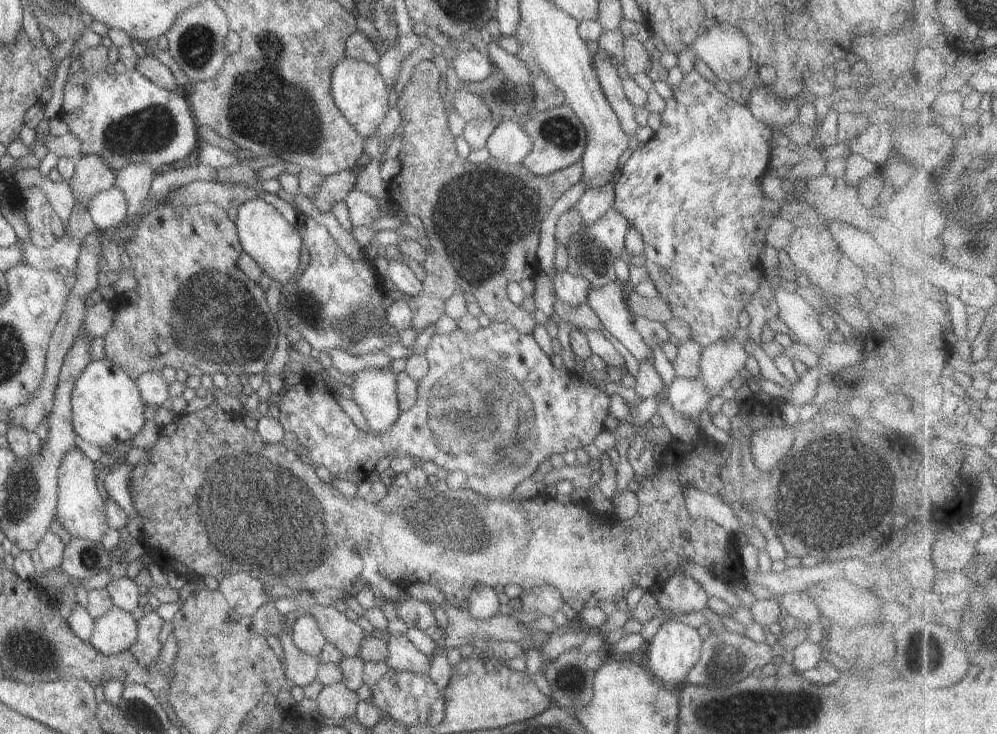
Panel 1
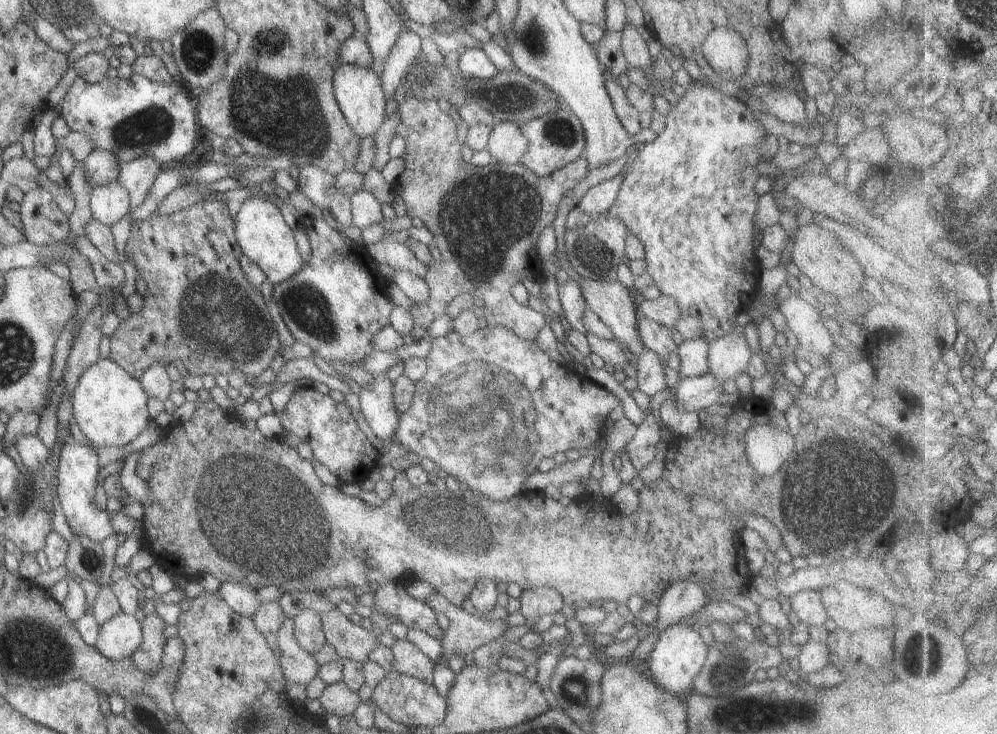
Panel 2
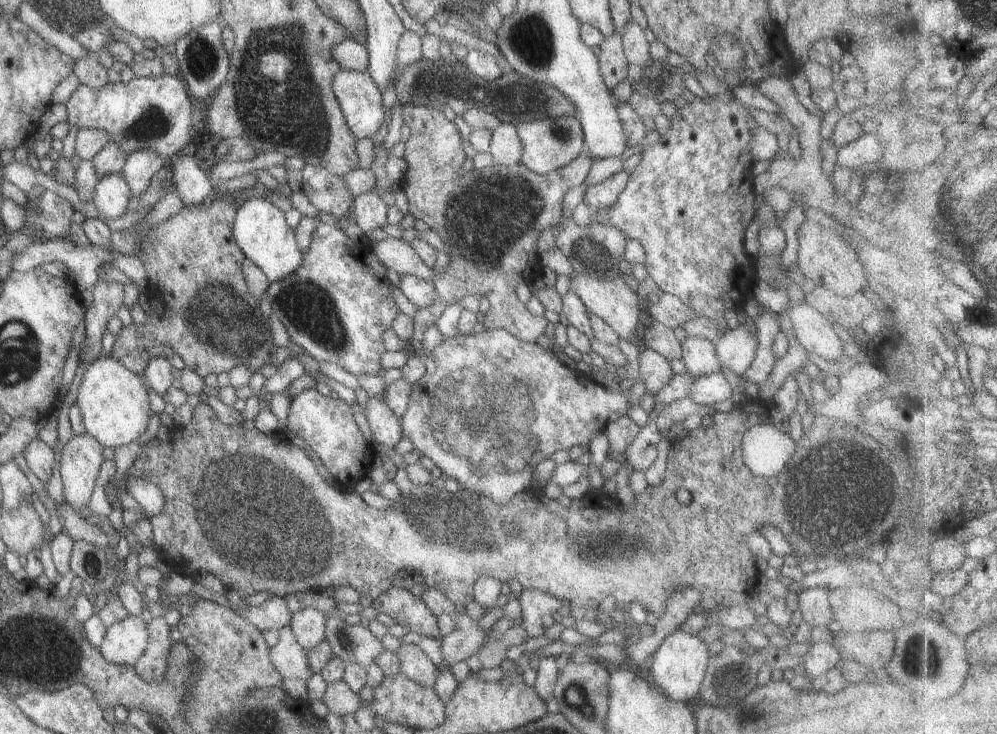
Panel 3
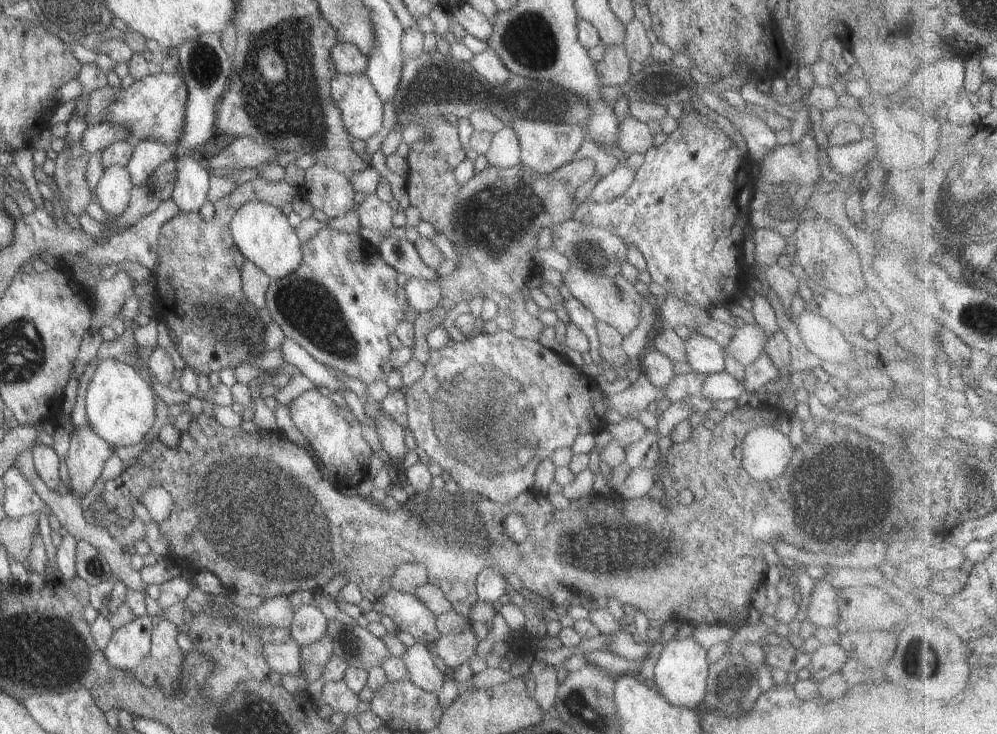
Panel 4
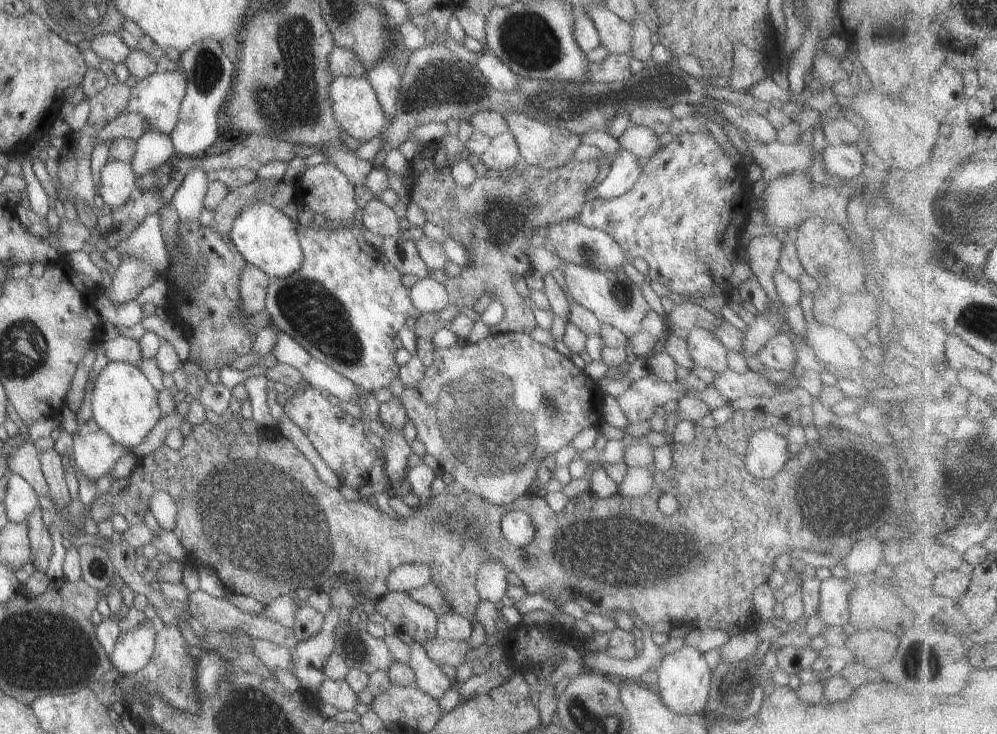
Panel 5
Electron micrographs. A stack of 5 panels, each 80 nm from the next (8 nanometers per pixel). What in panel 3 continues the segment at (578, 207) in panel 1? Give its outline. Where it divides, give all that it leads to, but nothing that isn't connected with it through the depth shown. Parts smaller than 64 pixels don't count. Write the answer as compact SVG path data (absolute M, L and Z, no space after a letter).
M623 169L618 170L615 174L605 180L586 188L582 201L586 204L587 210L595 210L599 213L611 206L617 196L629 180L629 173Z

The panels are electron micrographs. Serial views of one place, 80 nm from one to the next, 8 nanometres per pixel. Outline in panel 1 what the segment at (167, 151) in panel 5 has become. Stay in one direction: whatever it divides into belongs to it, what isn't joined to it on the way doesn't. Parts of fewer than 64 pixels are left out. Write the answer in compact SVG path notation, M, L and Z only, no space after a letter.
M133 163L120 168L116 172L114 187L123 193L126 200L126 218L133 220L141 205L145 202L151 181L158 173L147 163Z

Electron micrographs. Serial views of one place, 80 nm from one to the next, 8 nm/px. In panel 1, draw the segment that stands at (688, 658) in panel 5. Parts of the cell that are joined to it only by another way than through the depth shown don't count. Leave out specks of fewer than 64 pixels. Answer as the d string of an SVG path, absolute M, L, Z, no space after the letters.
M667 616L667 620L658 627L655 635L645 643L642 656L655 678L663 684L677 686L677 684L685 683L689 669L697 662L701 643L697 629L694 630L687 625L681 617Z

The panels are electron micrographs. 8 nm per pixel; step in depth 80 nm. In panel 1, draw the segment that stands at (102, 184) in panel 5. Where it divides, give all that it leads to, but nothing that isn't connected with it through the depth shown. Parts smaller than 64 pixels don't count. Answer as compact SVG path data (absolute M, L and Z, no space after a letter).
M111 185L86 202L86 211L97 231L119 227L126 220L126 200L121 190Z

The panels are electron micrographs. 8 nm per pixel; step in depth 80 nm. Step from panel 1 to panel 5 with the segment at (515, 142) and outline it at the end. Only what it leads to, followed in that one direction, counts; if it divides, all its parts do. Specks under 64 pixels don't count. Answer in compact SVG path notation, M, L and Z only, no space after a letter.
M507 130L494 136L478 157L486 169L500 171L513 166L519 157L513 135Z

